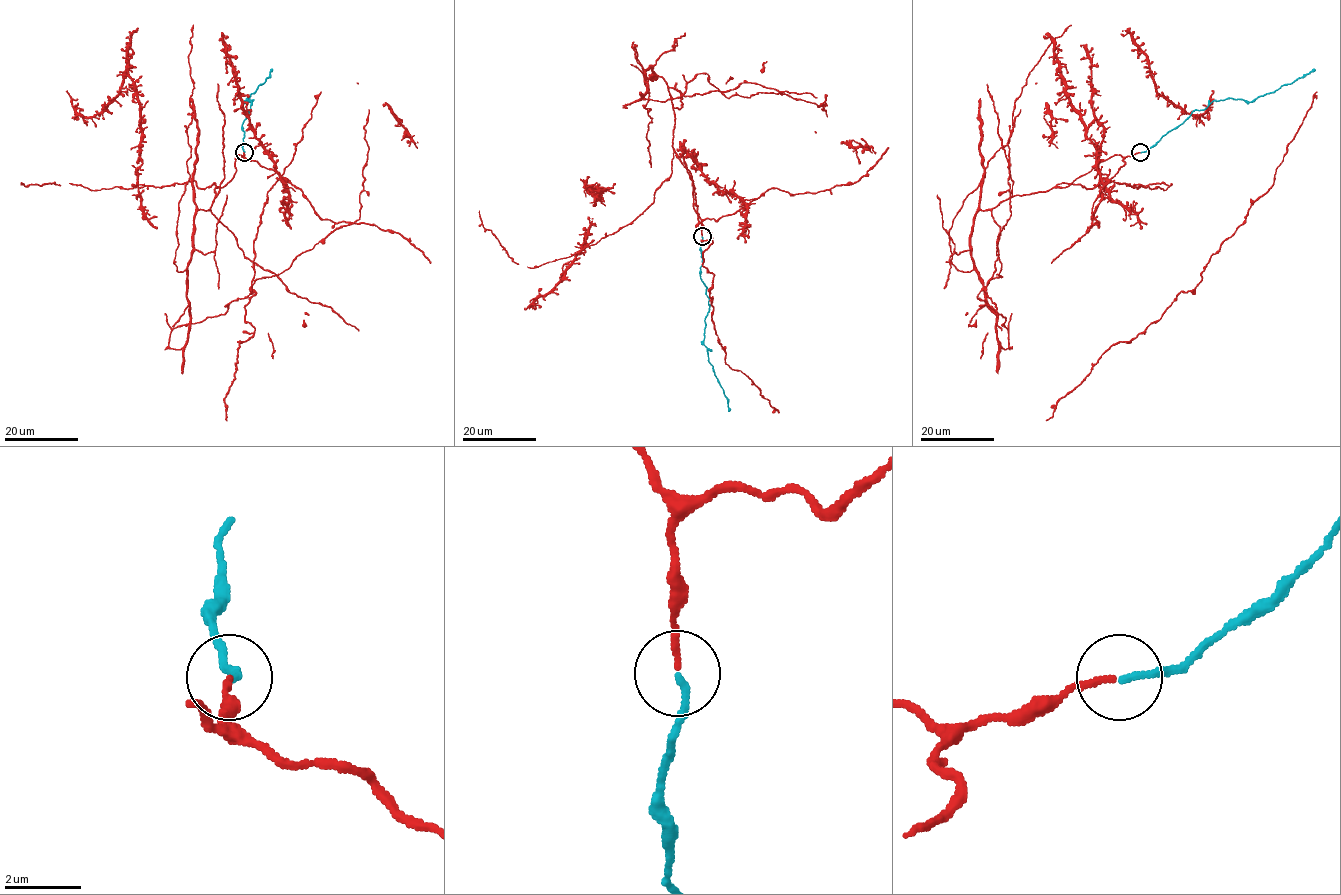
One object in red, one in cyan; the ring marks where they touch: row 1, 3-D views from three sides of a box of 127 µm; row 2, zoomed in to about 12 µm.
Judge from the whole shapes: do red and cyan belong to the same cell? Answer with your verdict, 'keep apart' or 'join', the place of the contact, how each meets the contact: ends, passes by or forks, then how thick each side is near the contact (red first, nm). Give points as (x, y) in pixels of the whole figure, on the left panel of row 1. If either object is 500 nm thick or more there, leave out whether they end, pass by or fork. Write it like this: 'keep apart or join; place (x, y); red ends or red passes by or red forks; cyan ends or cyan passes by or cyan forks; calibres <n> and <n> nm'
join; place (244, 152); red ends; cyan ends; calibres 170 and 180 nm

